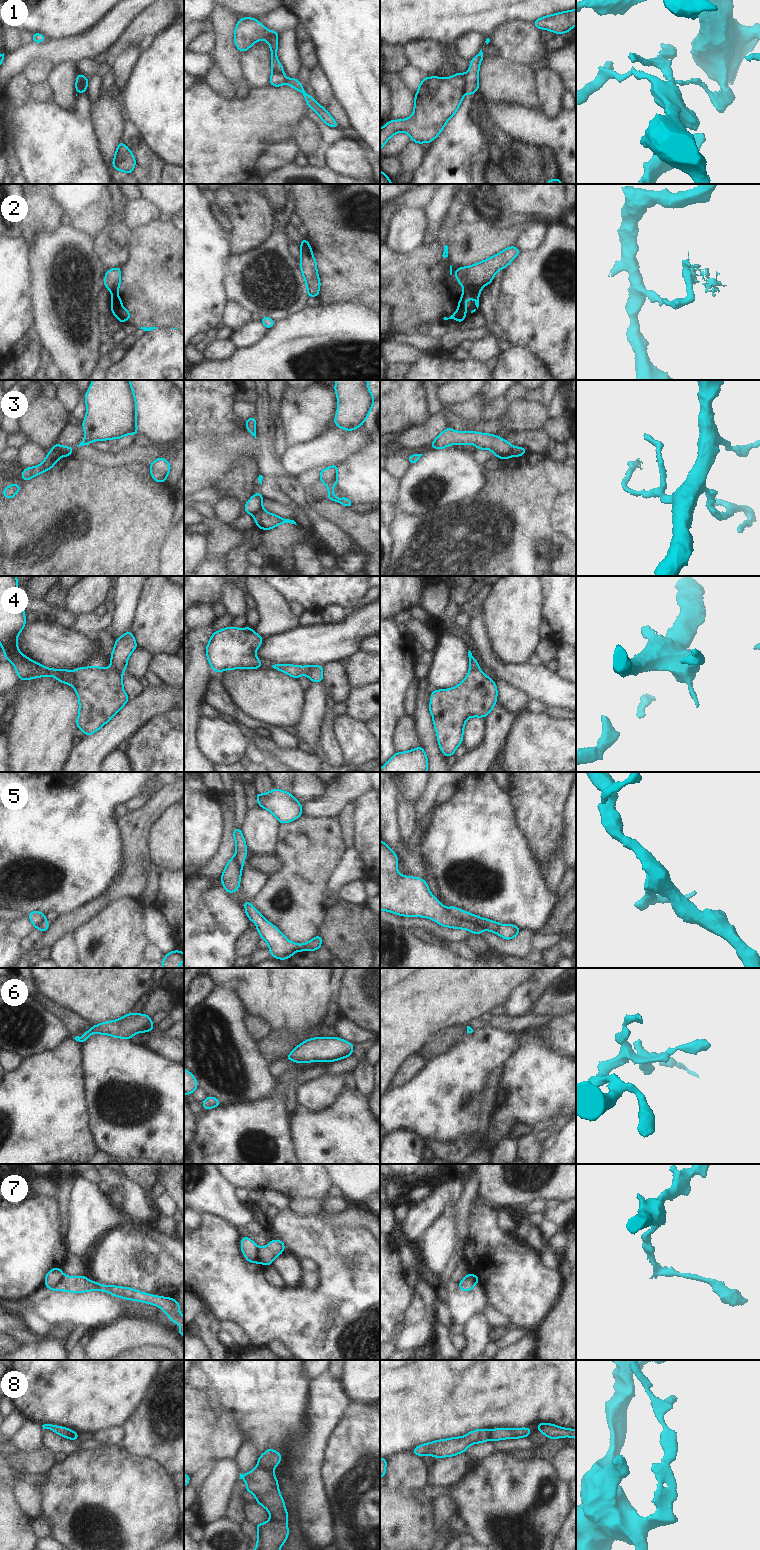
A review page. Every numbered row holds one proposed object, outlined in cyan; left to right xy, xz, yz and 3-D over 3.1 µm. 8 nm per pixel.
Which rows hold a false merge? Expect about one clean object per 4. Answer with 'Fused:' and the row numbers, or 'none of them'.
Fused: 1, 2, 3, 4, 5, 7, 8

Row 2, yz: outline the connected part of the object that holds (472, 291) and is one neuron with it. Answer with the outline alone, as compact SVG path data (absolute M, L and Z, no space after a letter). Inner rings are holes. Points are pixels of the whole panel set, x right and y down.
M457 272L457 279L459 281L459 284L462 285L465 289L462 291L462 297L460 298L460 301L458 302L458 308L457 311L451 315L449 318L444 317L444 320L448 319L456 319L458 323L461 323L466 318L466 300L467 299L475 299L475 305L478 309L479 307L479 295L481 293L481 289L484 286L477 286L474 282L464 282L461 278L458 277Z

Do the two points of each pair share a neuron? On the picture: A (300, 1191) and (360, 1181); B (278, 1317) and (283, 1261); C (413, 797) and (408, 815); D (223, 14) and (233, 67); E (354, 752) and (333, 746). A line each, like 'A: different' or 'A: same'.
A: different
B: different
C: different
D: same
E: different

